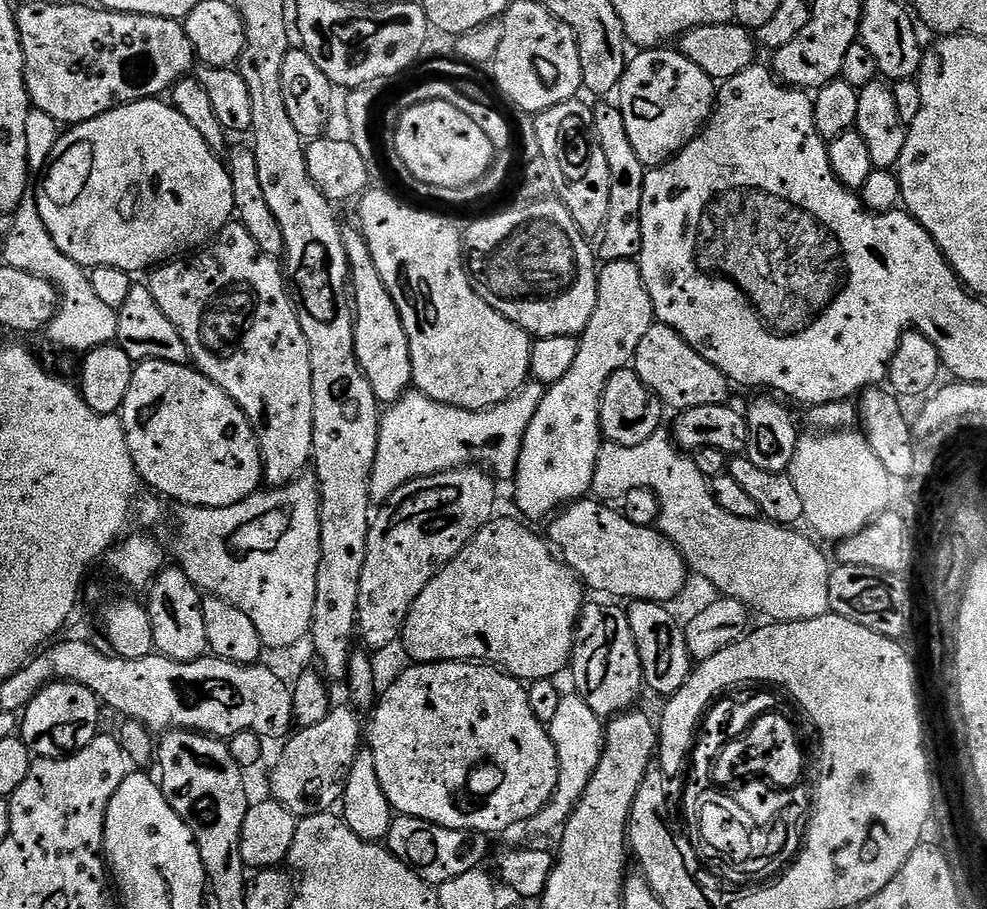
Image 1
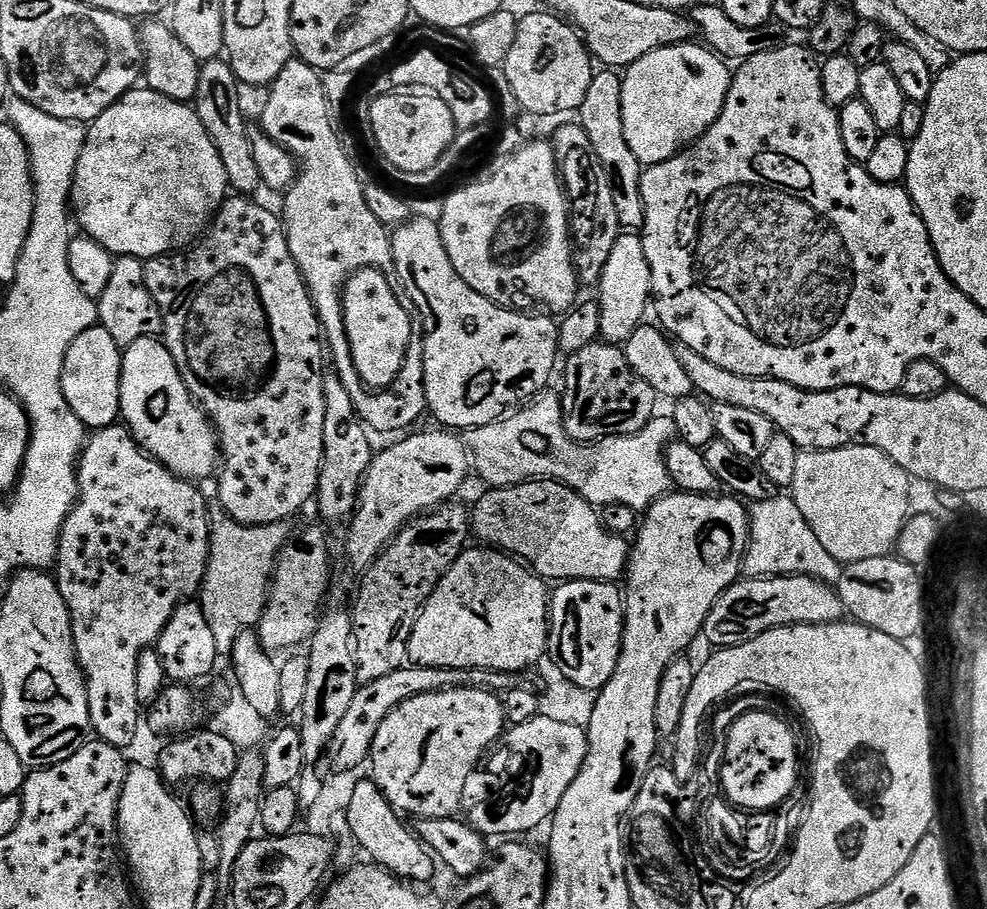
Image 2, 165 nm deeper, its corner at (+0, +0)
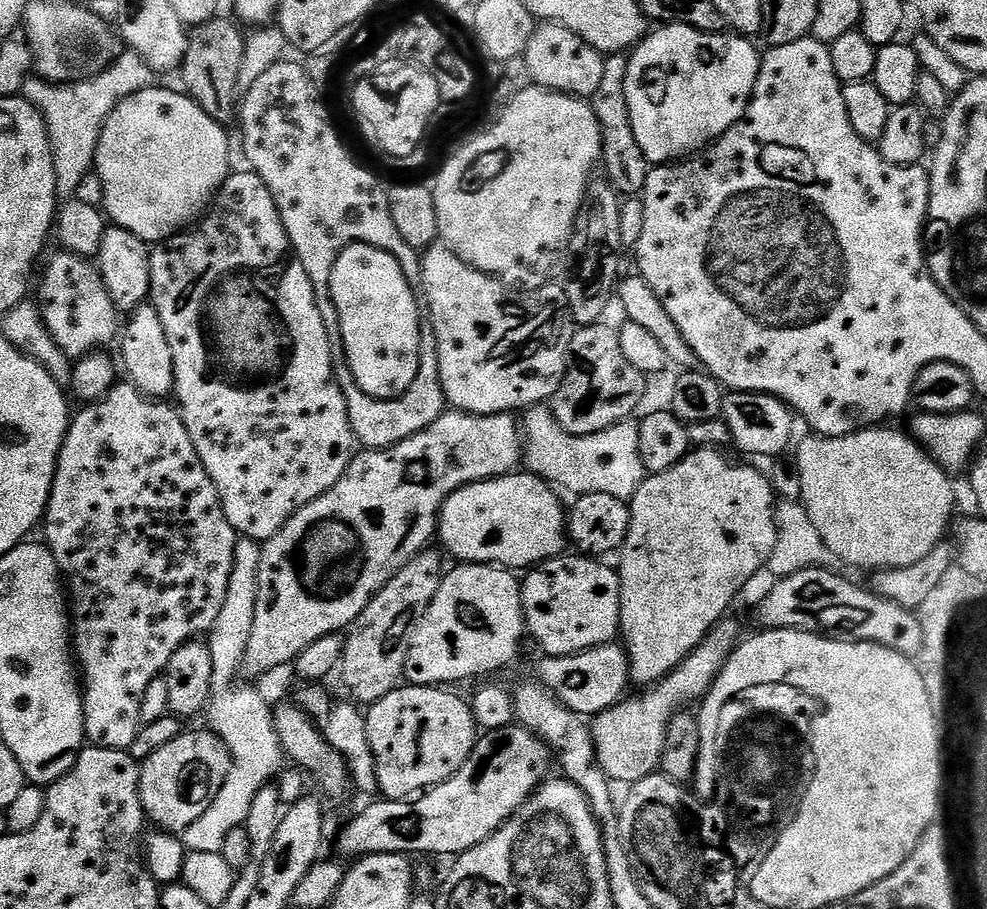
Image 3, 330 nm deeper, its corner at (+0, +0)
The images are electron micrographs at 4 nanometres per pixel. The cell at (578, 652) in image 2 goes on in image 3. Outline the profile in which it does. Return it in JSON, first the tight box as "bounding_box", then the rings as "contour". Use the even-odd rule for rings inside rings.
{"bounding_box":[520,554,620,656],"contour":[[[561,554],[537,564],[523,577],[520,585],[522,610],[529,637],[540,643],[541,653],[549,656],[573,656],[591,648],[601,648],[617,639],[620,631],[620,574],[608,562],[601,562],[587,554]]]}

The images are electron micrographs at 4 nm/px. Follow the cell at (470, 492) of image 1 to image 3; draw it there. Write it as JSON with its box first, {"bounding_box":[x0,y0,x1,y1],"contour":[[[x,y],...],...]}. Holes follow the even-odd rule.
{"bounding_box":[342,550,442,706],"contour":[[[425,550],[402,566],[380,593],[362,610],[351,628],[347,629],[344,641],[342,672],[344,684],[353,701],[360,706],[371,706],[386,698],[386,694],[401,687],[404,667],[408,657],[406,637],[415,628],[417,620],[434,602],[442,579],[439,551]]]}

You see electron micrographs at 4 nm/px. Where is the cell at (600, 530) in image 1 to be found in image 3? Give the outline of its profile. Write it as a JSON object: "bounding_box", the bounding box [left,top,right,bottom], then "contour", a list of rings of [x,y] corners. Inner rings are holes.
{"bounding_box":[438,470,566,570],"contour":[[[520,470],[515,474],[506,476],[498,476],[495,480],[479,480],[477,484],[467,484],[466,487],[458,489],[454,494],[450,494],[450,498],[446,498],[446,502],[440,508],[440,518],[438,521],[438,544],[445,553],[452,552],[452,556],[456,562],[466,564],[495,564],[501,568],[509,570],[517,570],[516,568],[524,568],[523,570],[531,570],[537,564],[552,560],[556,556],[561,555],[565,551],[566,545],[566,508],[560,505],[560,500],[551,492],[549,481],[541,480],[540,477],[529,474],[527,471]]]}

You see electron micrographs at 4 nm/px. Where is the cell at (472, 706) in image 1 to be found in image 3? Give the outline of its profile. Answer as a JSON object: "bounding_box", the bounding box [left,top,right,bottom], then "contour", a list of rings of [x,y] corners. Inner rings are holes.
{"bounding_box":[366,686,478,800],"contour":[[[401,686],[367,709],[366,733],[376,759],[379,791],[387,799],[408,800],[417,794],[427,793],[428,789],[449,780],[466,758],[470,758],[478,739],[476,719],[472,716],[471,703],[452,692],[455,691],[444,686]]]}

